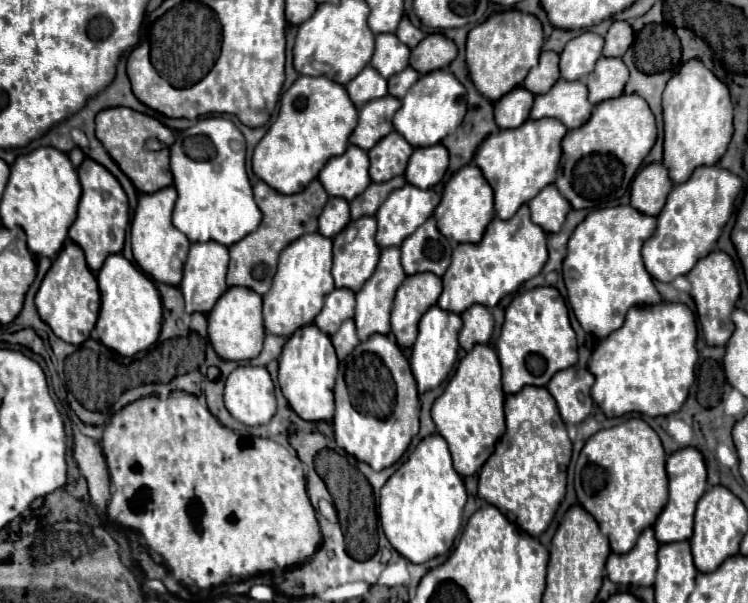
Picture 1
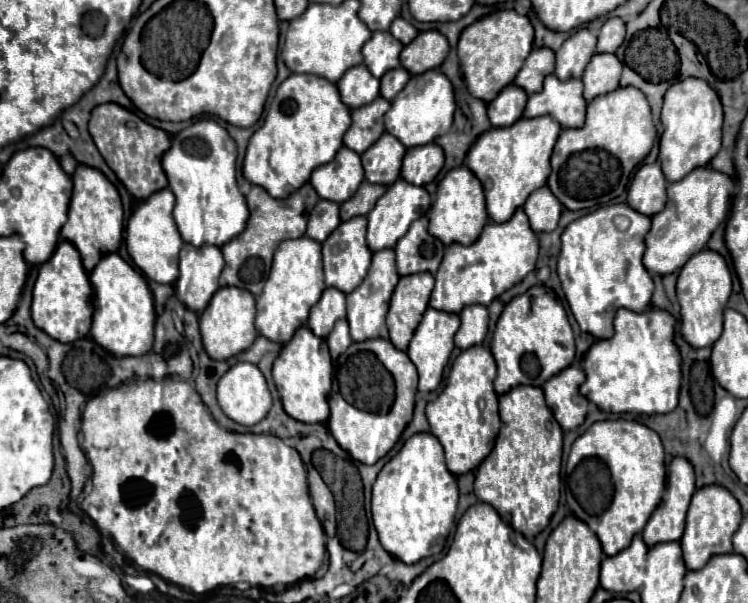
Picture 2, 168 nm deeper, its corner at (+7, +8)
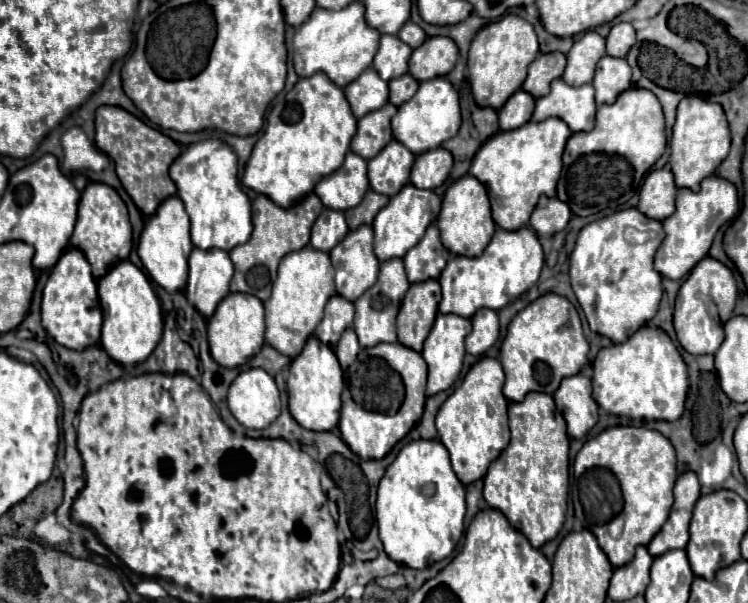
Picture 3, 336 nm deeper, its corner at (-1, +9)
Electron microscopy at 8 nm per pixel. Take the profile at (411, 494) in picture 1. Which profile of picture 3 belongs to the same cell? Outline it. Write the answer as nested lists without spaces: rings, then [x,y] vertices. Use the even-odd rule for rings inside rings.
[[[420,439],[404,445],[378,487],[376,521],[384,553],[400,565],[426,569],[454,551],[464,533],[464,515],[464,485],[452,471],[448,449],[438,439]],[[426,483],[436,485],[432,497],[424,497],[420,491]]]

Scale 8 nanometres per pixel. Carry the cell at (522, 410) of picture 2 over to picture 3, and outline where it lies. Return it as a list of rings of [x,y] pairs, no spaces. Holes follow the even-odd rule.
[[[528,393],[524,401],[510,403],[510,445],[492,461],[484,477],[486,503],[502,511],[510,525],[528,537],[534,549],[558,535],[566,515],[570,437],[564,417],[556,417],[554,411],[554,399],[546,393]]]

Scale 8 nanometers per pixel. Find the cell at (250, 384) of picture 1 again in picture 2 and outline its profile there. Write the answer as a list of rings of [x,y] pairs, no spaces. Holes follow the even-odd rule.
[[[252,362],[234,364],[218,382],[218,404],[242,426],[258,424],[272,406],[264,374]]]

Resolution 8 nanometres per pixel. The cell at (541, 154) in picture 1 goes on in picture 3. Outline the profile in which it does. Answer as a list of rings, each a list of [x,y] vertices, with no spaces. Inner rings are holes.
[[[560,119],[526,123],[520,129],[500,131],[492,135],[476,153],[470,175],[488,191],[492,219],[502,229],[520,229],[528,225],[532,209],[542,195],[556,197],[556,183],[562,171],[562,153],[572,131]]]

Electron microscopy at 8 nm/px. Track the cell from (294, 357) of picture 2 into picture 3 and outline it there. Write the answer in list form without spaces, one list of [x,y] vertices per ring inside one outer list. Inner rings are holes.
[[[310,337],[302,353],[290,363],[288,375],[288,407],[292,417],[310,431],[334,431],[340,417],[340,393],[344,389],[344,375],[334,351]]]

